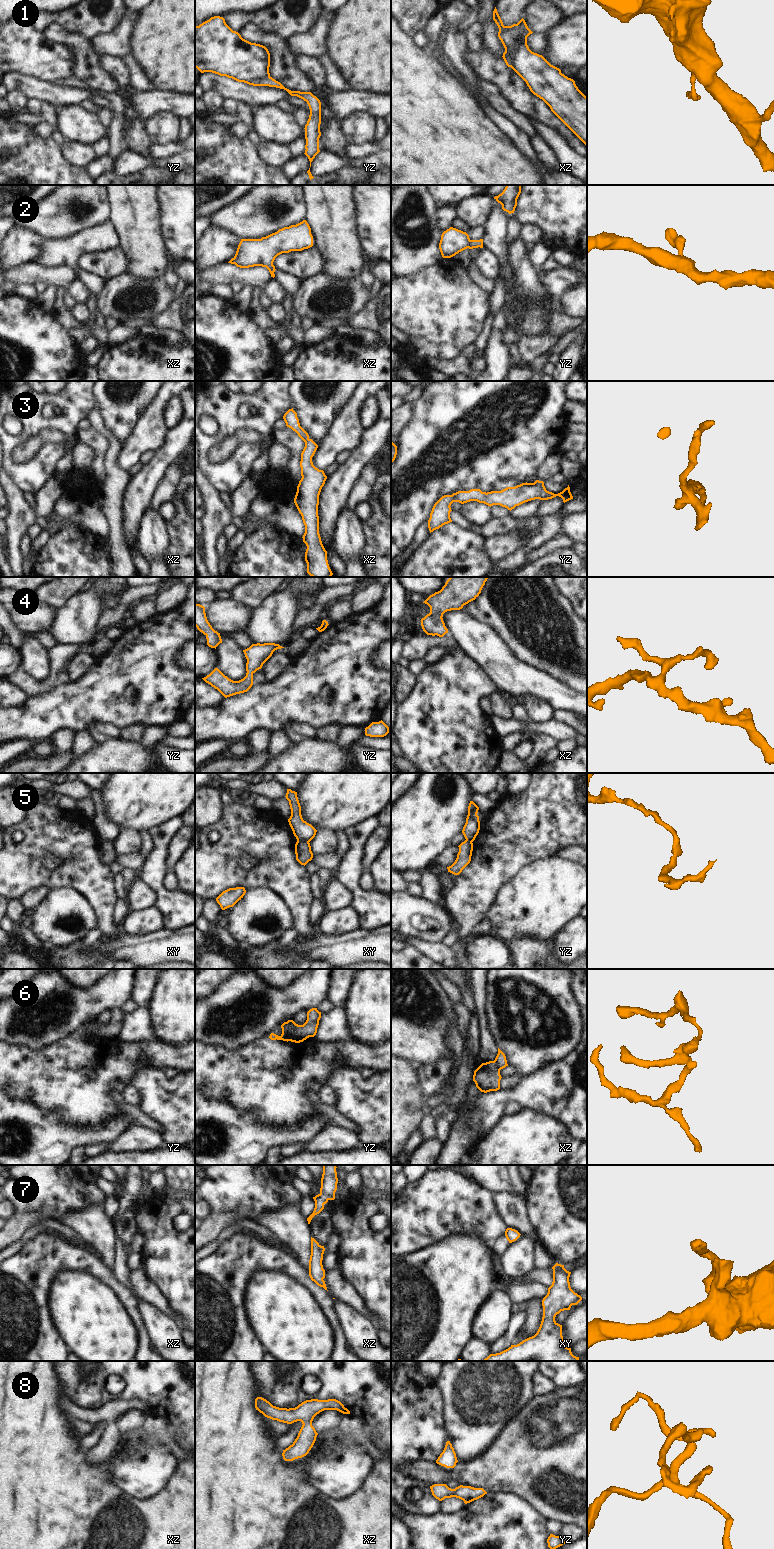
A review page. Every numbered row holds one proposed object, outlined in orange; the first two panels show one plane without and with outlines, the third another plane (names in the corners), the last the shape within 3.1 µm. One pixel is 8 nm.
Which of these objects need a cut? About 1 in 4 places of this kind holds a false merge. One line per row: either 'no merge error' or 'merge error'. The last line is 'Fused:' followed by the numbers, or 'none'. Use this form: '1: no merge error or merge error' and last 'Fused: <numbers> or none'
1: merge error
2: no merge error
3: no merge error
4: no merge error
5: merge error
6: merge error
7: no merge error
8: no merge error
Fused: 1, 5, 6

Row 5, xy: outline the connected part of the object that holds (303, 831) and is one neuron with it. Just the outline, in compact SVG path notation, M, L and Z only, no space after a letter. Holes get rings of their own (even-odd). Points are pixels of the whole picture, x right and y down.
M287 789L285 797L289 801L291 809L291 816L288 822L294 836L298 841L309 843L315 837L317 830L311 824L303 820L297 792Z

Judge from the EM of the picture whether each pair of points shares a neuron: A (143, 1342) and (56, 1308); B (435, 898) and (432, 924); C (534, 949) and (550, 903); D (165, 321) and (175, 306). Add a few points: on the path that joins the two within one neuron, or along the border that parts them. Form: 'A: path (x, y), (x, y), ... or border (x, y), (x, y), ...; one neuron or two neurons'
A: border (131, 1317), (137, 1334), (137, 1350); two neurons
B: border (422, 897), (434, 904), (441, 903); two neurons
C: border (546, 942), (518, 939), (514, 943); two neurons
D: path (169, 317), (173, 310); one neuron

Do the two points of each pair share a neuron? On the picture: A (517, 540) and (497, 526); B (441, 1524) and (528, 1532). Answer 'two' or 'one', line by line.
A: two
B: one

